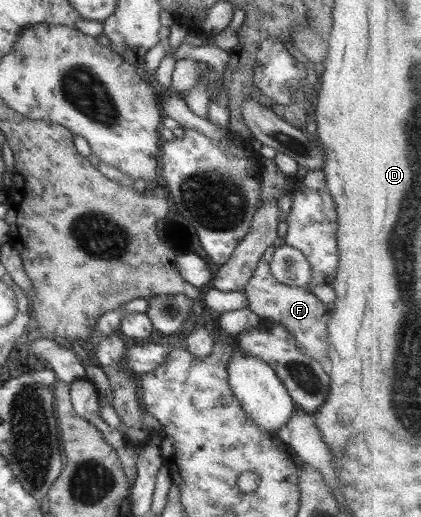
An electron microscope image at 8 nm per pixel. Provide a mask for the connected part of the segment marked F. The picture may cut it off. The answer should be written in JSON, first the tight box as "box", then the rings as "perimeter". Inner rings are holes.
{"box":[242,246,334,370],"perimeter":[[[270,246],[264,251],[253,276],[242,290],[246,293],[247,307],[260,318],[270,319],[286,327],[286,331],[290,331],[290,335],[296,339],[298,349],[316,361],[320,361],[320,364],[324,365],[327,370],[330,352],[328,319],[330,319],[330,311],[334,304],[322,304],[318,296],[306,287],[288,286],[278,282],[272,276],[269,265],[274,250],[275,247]]]}

